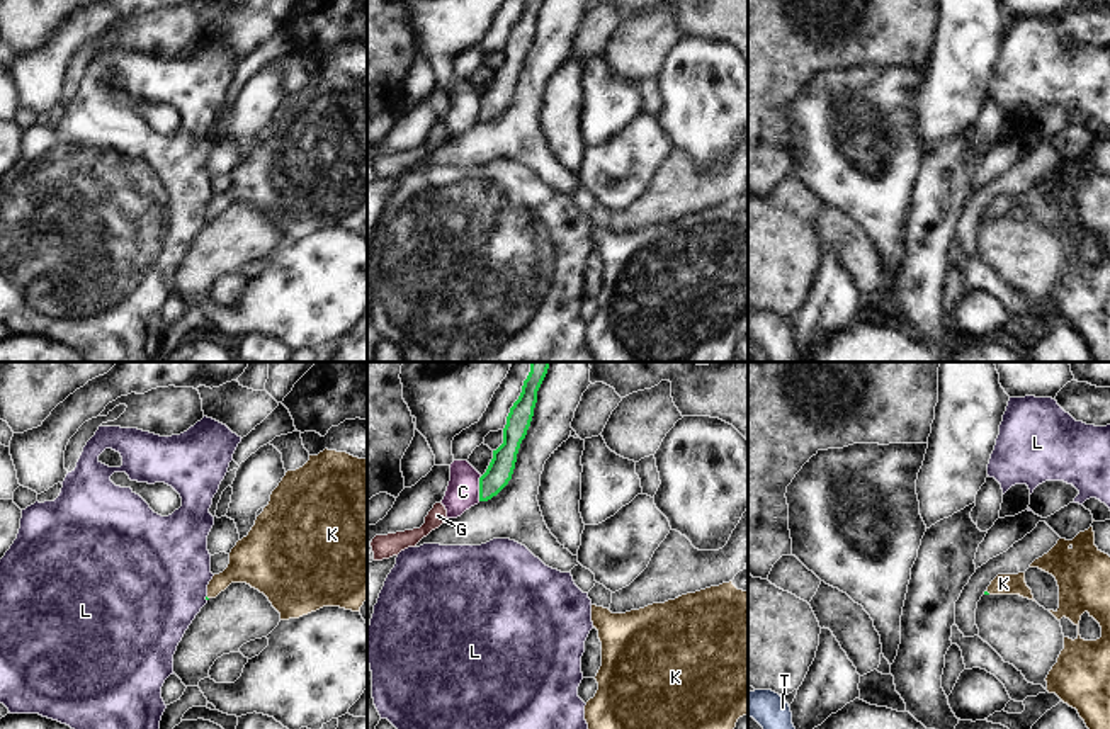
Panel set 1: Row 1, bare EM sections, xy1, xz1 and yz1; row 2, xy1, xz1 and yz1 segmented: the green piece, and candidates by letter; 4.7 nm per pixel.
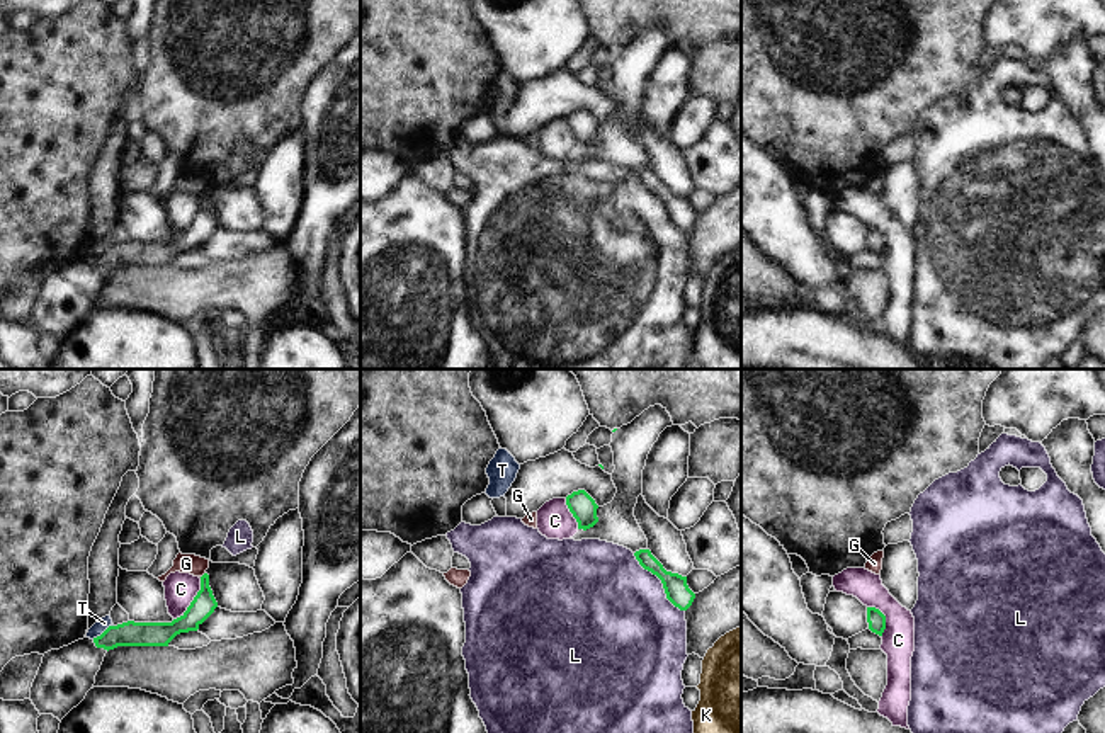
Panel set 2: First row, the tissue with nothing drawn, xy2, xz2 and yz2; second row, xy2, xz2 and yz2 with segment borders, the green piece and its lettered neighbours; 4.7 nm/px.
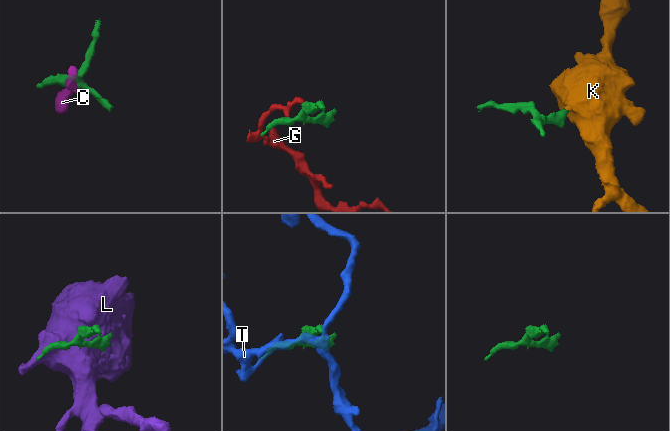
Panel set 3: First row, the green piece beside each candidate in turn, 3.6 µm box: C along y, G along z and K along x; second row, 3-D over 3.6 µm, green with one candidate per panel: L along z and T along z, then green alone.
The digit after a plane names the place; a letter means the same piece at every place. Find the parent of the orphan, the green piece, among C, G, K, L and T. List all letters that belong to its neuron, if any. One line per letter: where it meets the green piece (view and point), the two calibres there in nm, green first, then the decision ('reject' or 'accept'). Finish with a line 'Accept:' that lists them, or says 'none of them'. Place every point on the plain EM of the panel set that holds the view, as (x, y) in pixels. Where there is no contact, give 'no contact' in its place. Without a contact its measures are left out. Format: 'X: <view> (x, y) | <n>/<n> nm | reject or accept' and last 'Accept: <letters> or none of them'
C: xy2 (192, 220) | 110/150 nm | reject
G: xy2 (203, 194) | 110/100 nm | reject
K: no contact | accept
L: xz2 (662, 201) | 120/480 nm | reject
T: xy2 (104, 250) | 120/60 nm | reject
Accept: K

